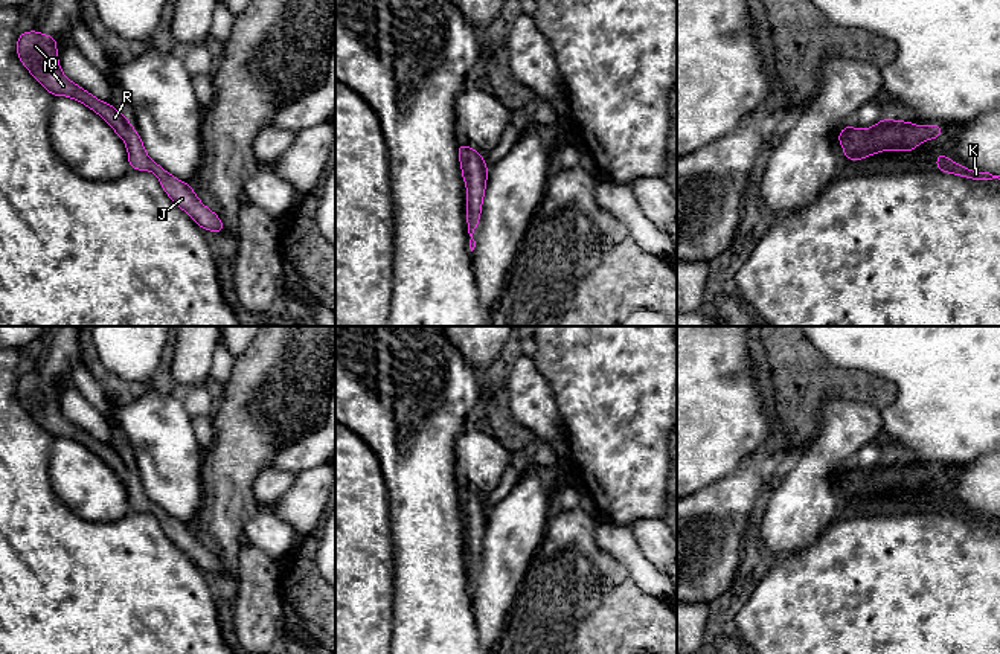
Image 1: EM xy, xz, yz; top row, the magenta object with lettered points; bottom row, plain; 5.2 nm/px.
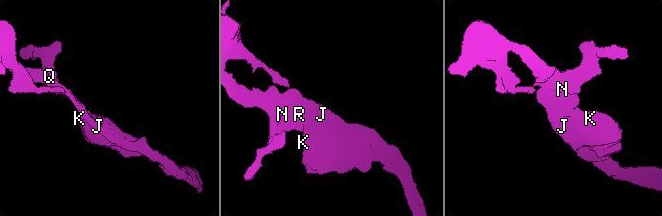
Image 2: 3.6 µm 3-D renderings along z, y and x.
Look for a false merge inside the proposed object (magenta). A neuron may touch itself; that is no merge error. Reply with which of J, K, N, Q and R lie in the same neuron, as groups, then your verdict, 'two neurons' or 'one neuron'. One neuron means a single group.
groups J K N Q R; one neuron

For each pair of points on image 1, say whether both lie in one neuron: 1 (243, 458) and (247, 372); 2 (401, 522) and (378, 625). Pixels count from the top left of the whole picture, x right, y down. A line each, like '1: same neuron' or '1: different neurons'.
1: same neuron
2: different neurons

